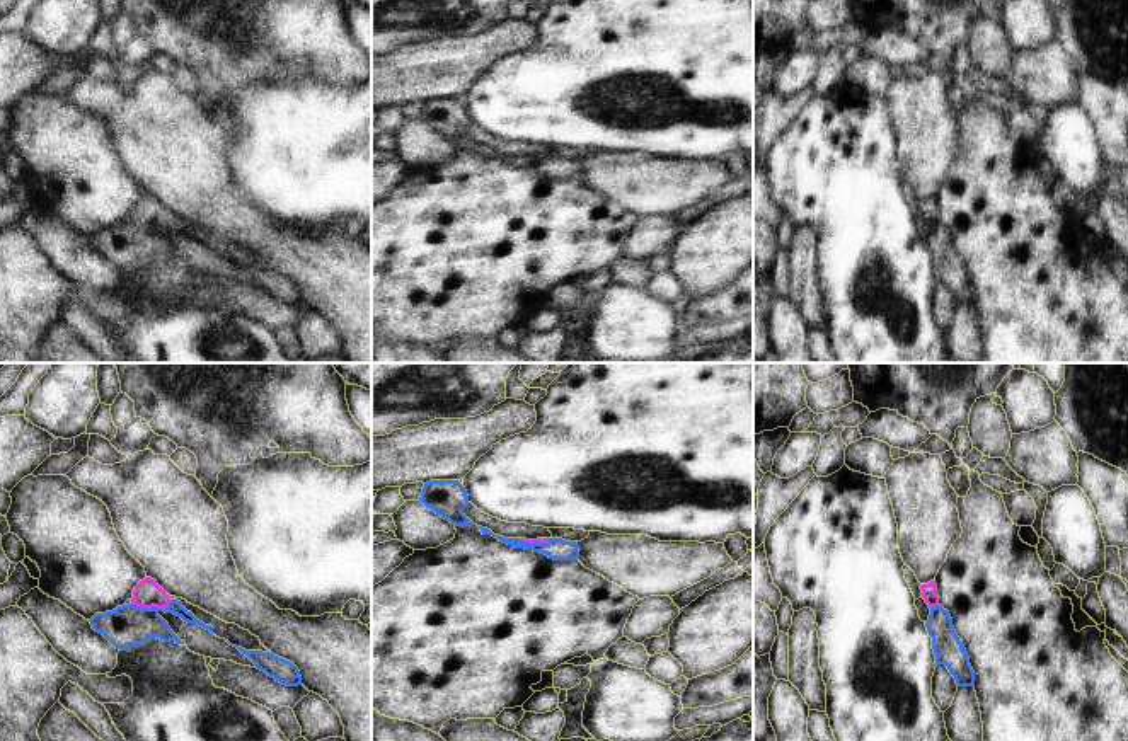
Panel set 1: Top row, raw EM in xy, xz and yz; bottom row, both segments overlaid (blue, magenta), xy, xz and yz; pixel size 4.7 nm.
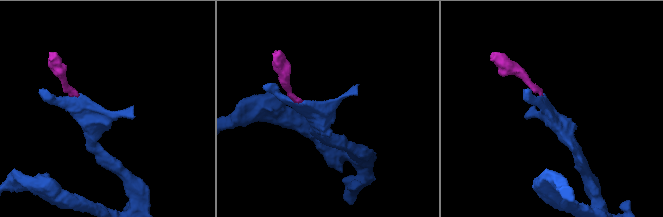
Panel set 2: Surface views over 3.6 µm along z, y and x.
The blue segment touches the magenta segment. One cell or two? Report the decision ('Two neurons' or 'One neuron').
One neuron

